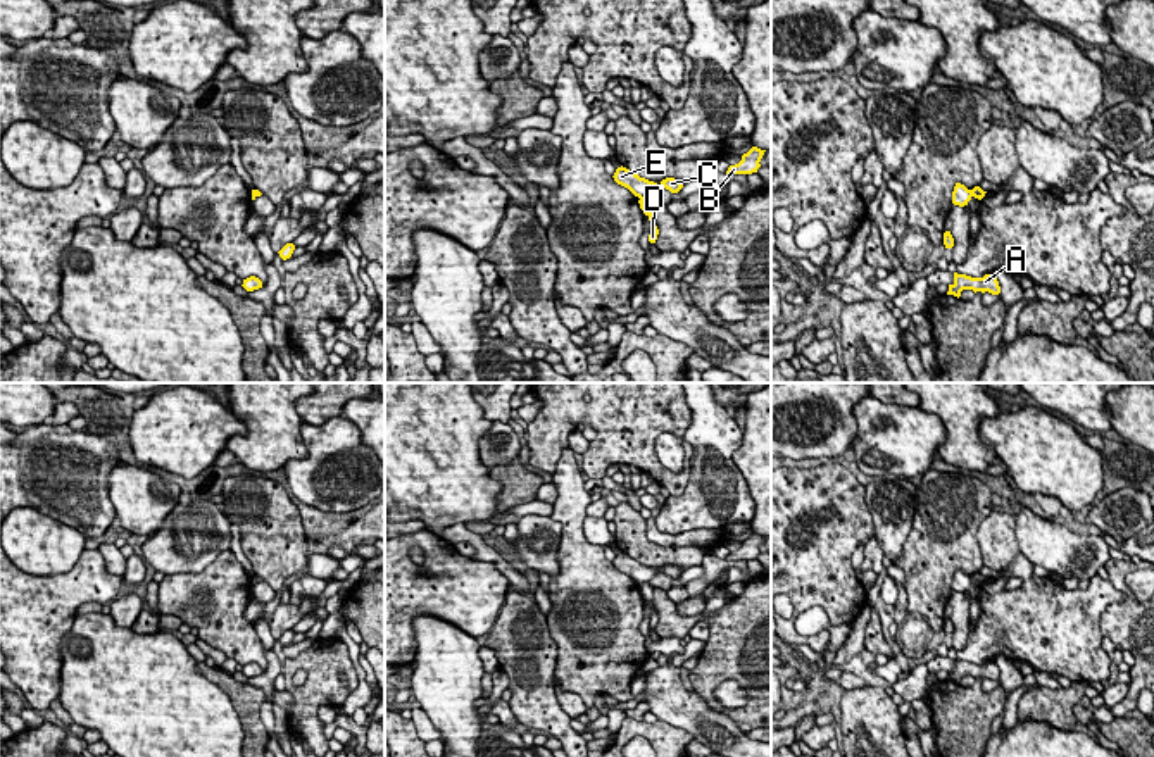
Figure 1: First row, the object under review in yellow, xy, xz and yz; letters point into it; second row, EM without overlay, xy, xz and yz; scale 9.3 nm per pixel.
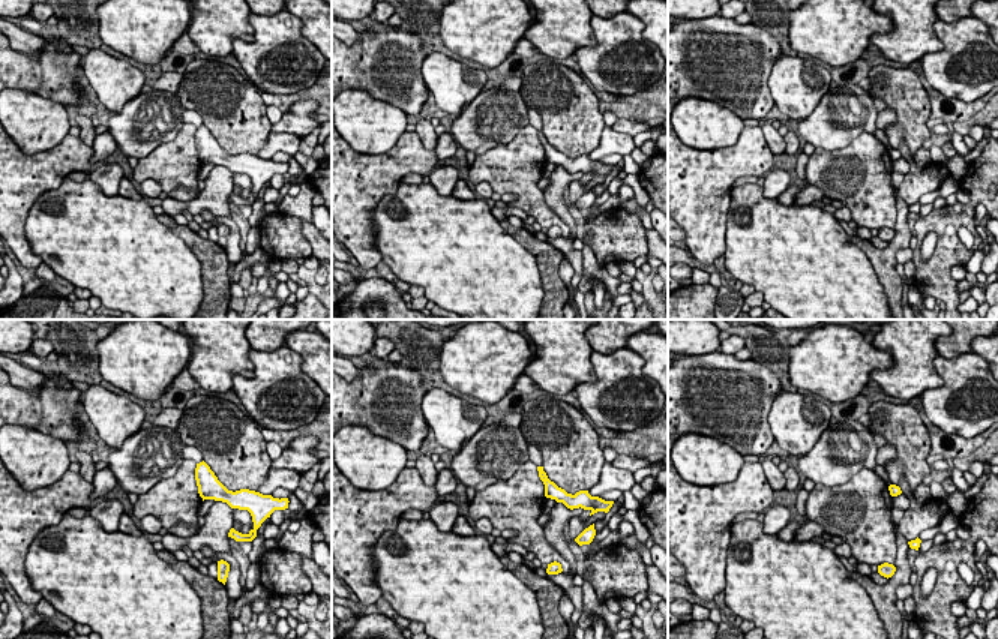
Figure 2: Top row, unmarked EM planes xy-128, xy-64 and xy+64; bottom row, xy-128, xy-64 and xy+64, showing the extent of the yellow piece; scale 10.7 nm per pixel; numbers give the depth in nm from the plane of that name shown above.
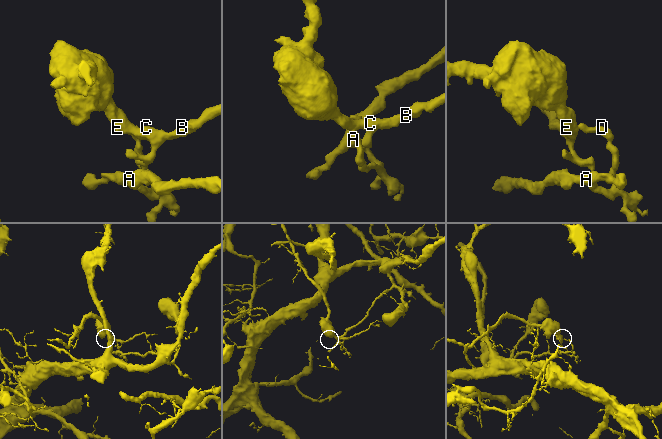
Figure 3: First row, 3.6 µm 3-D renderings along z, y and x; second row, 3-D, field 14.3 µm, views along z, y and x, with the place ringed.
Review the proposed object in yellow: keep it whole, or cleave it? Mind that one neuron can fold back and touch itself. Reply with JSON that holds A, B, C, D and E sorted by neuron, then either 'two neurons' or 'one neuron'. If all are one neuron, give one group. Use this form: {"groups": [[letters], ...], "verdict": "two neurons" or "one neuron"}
{"groups": [["A", "D"], ["B", "C", "E"]], "verdict": "two neurons"}

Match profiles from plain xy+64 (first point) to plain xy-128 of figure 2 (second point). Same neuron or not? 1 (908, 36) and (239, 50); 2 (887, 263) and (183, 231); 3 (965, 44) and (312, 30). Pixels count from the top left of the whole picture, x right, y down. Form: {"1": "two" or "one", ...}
{"1": "two", "2": "one", "3": "two"}

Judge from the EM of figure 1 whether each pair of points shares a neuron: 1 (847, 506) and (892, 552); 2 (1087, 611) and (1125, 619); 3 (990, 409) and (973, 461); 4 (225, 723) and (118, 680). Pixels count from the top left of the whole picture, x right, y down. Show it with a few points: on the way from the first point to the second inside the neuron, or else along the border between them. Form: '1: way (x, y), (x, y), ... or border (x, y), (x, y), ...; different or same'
1: border (865, 495), (875, 535); different
2: border (1110, 580), (1123, 599), (1103, 613), (1103, 637); different
3: way (975, 416), (970, 421), (970, 445); same
4: way (199, 723), (175, 723), (144, 695); same

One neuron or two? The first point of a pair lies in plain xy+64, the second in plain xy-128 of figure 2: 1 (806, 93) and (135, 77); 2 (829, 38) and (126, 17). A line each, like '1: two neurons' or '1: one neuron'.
1: one neuron
2: one neuron

